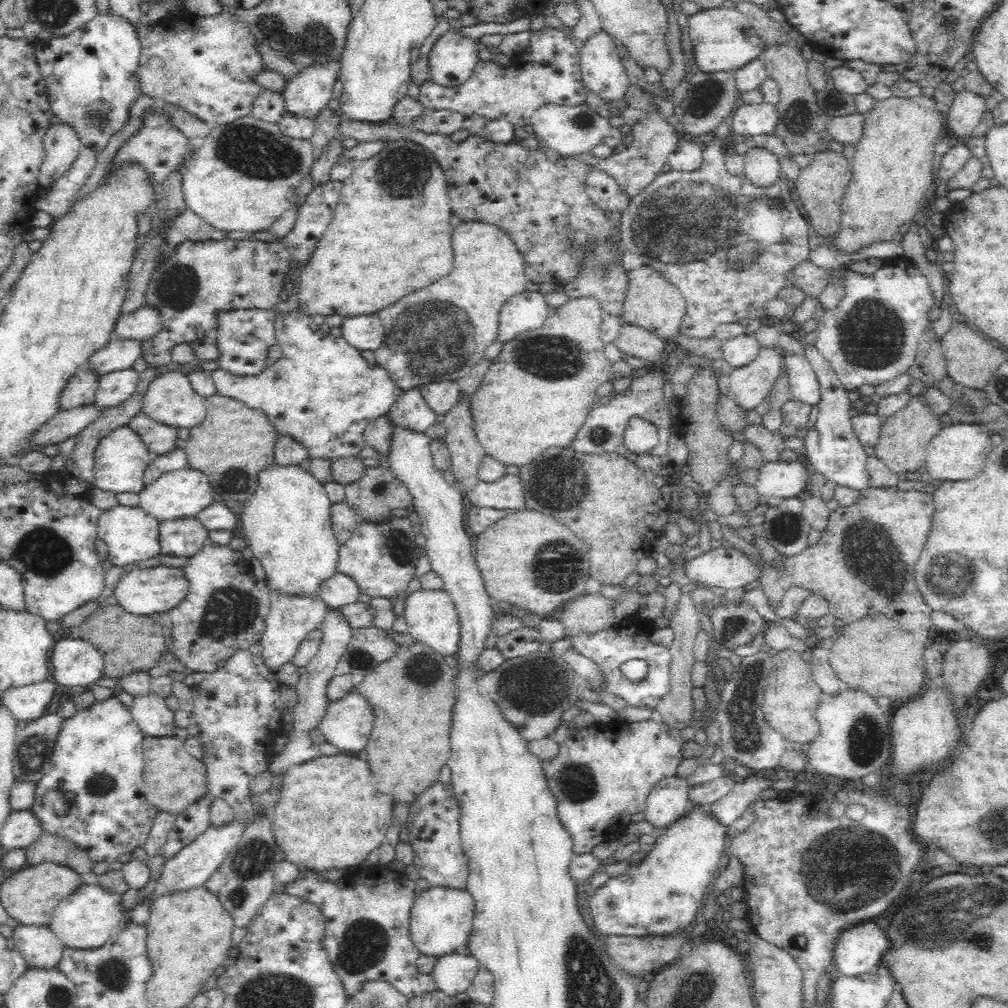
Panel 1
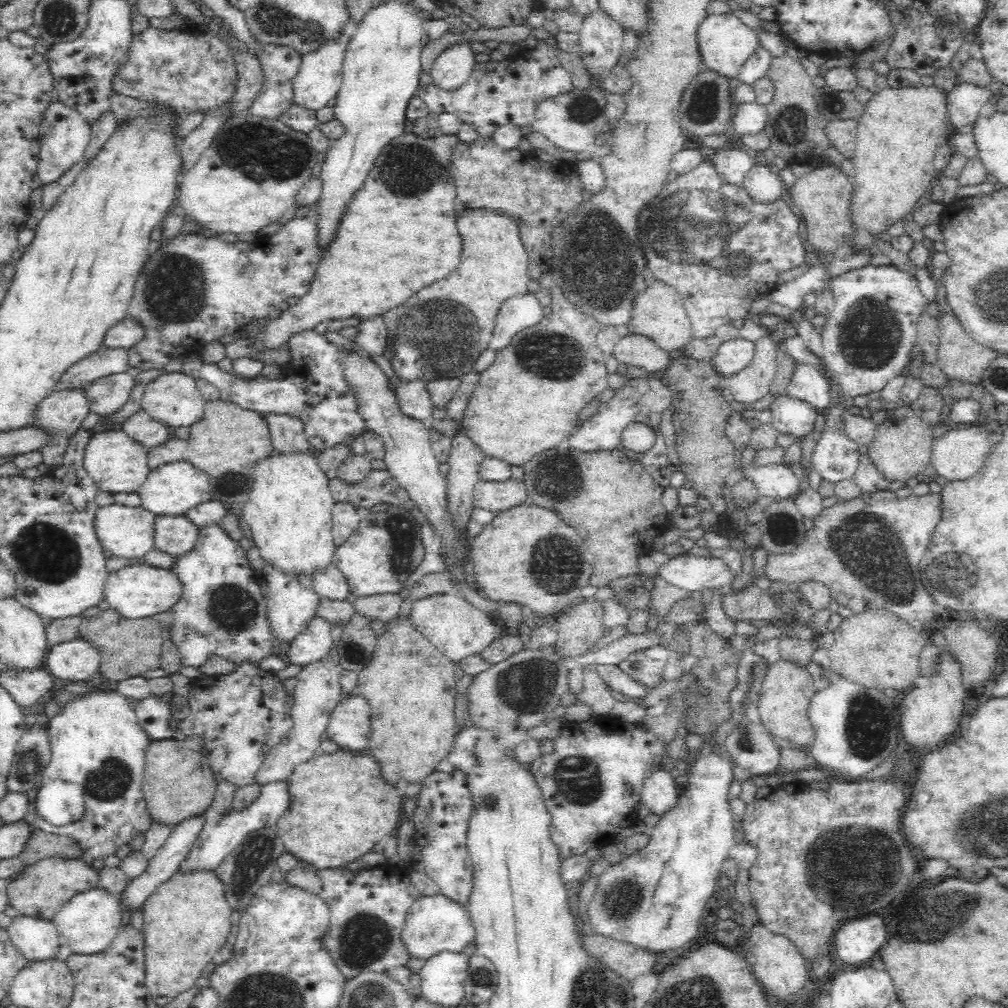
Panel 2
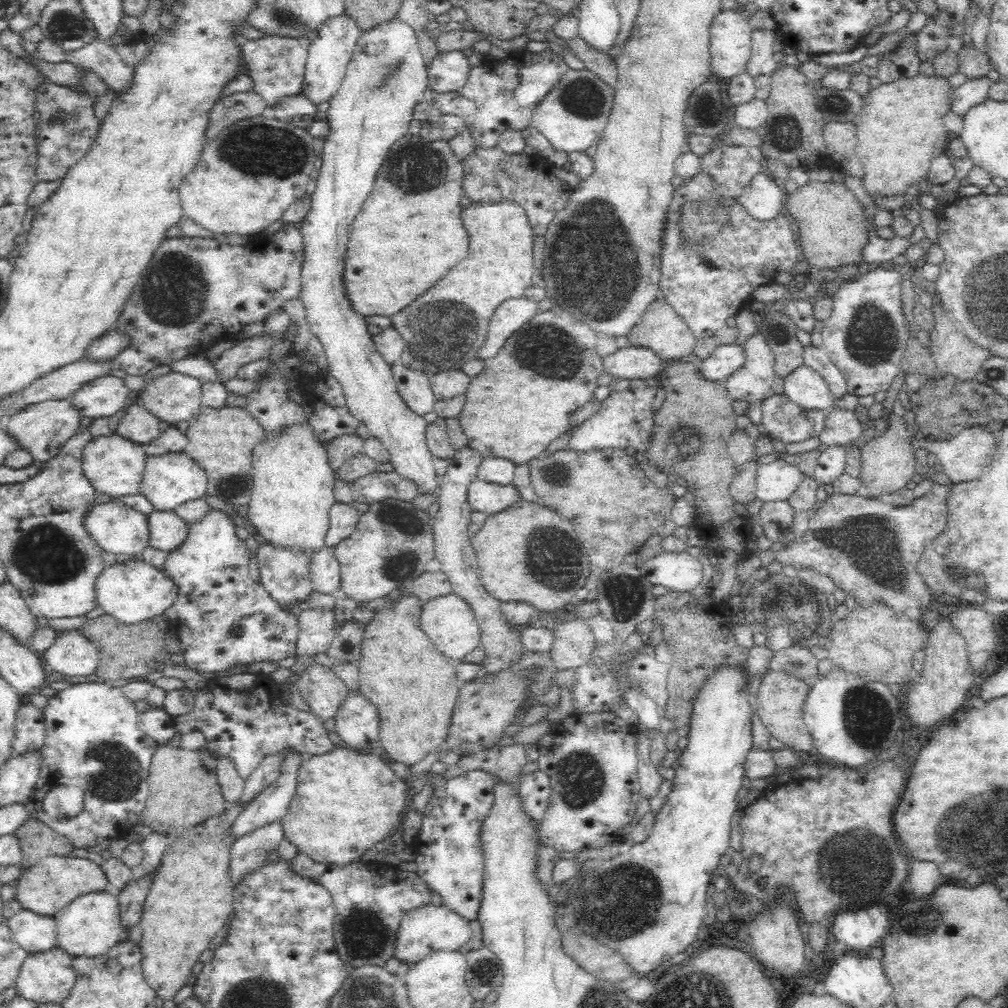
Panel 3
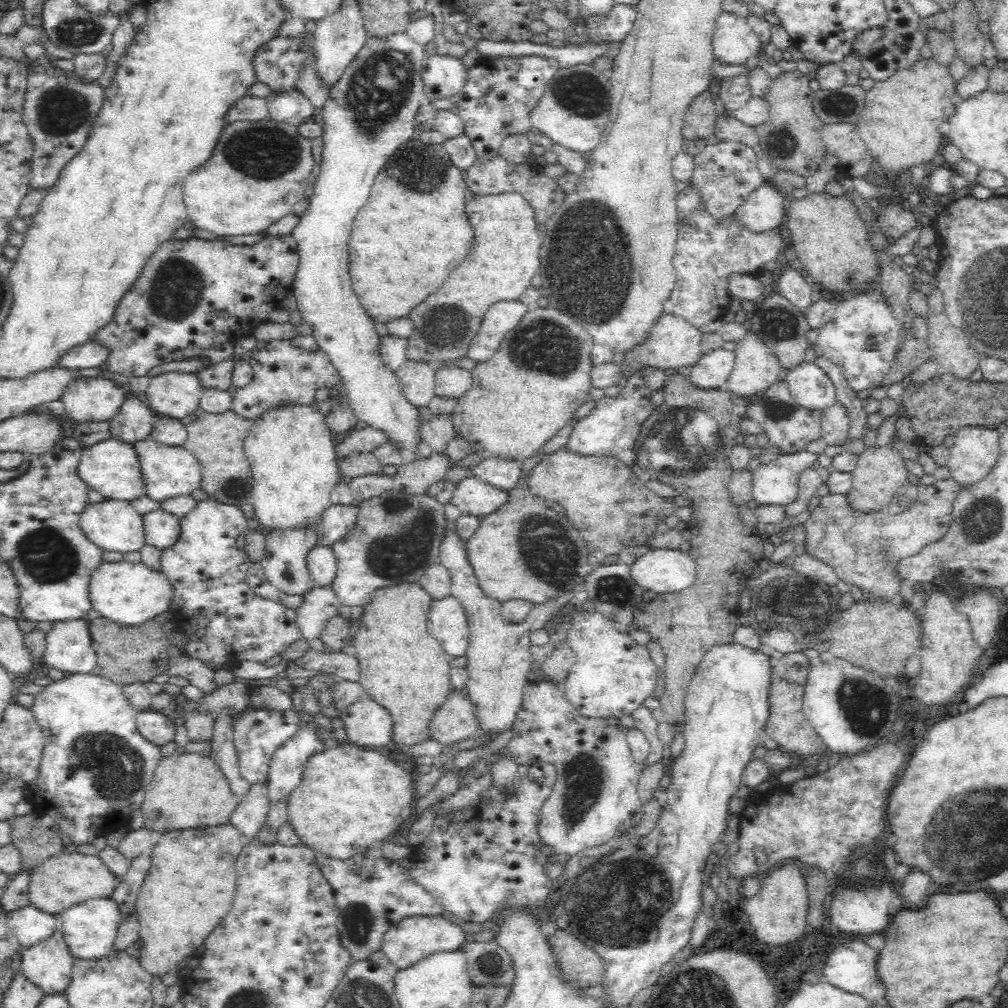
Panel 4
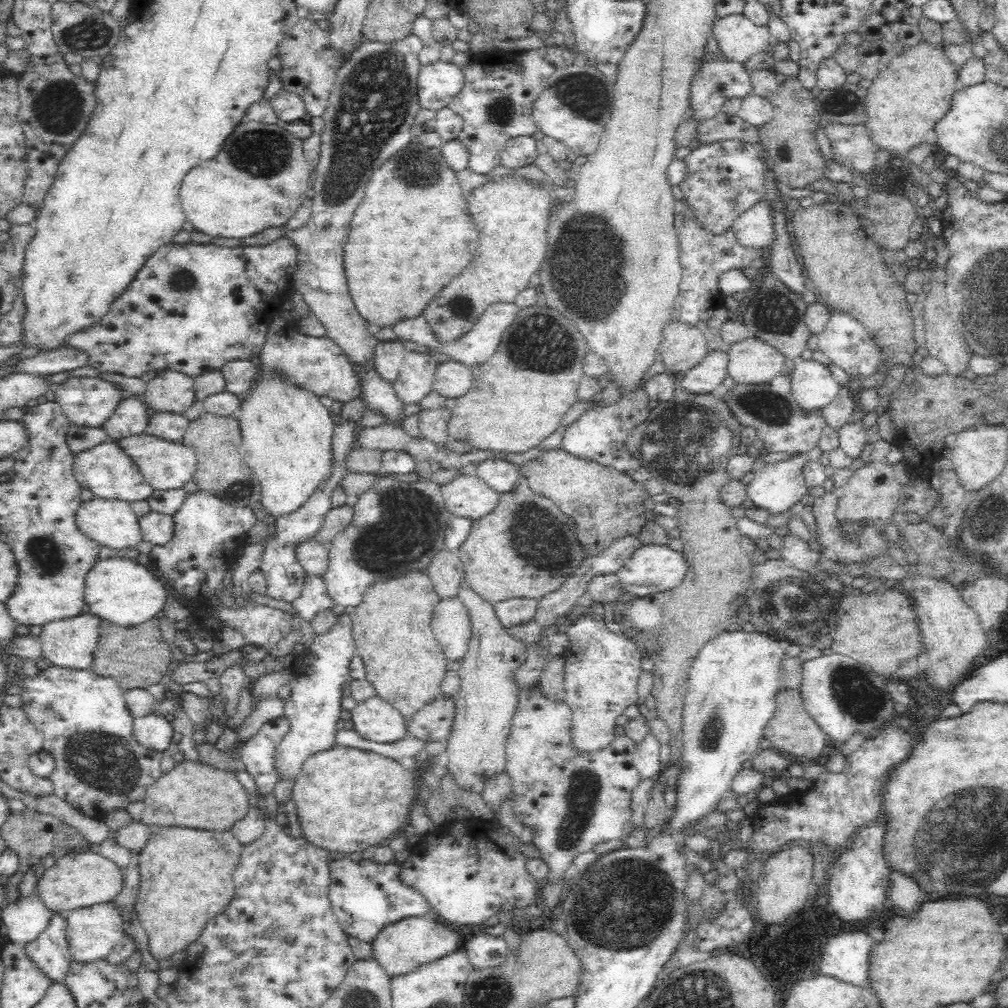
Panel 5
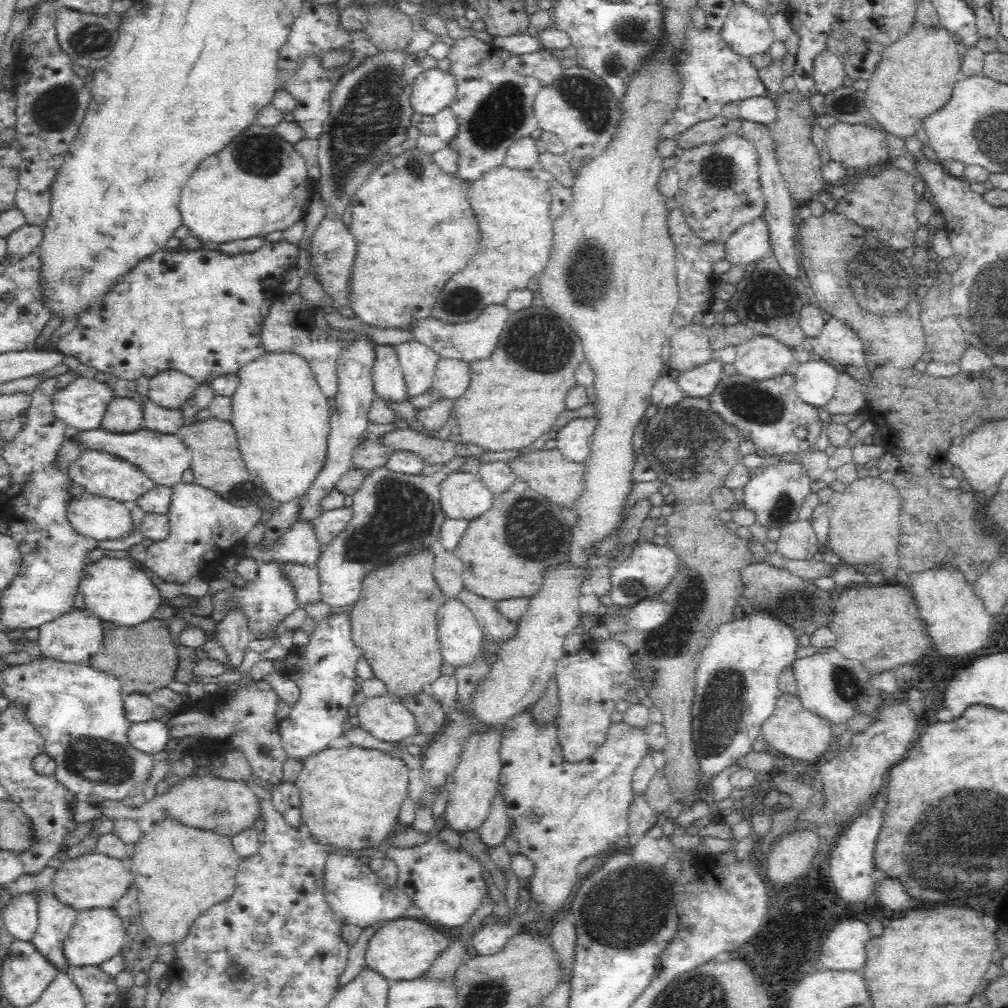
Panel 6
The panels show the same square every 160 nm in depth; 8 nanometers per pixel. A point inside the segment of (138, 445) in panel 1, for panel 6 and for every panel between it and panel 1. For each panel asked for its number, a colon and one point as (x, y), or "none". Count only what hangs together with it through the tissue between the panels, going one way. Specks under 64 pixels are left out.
2: (117, 463)
3: (114, 466)
4: (111, 466)
5: (104, 469)
6: (100, 473)

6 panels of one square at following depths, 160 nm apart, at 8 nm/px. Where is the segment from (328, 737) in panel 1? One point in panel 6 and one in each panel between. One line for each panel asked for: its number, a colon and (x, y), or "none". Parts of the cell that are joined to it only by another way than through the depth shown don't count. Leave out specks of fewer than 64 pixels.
2: (350, 725)
3: (357, 722)
4: (366, 722)
5: (375, 719)
6: (389, 720)

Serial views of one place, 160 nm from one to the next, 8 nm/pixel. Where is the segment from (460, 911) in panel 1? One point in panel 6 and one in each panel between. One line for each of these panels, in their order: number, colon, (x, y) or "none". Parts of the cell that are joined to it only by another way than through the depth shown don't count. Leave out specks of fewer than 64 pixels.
2: (434, 923)
3: (422, 931)
4: (416, 937)
5: (402, 946)
6: (403, 948)

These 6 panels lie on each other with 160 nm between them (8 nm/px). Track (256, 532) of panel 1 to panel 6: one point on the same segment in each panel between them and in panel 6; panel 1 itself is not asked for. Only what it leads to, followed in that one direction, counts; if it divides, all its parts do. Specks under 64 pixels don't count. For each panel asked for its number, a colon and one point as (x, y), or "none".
2: (290, 510)
3: (293, 490)
4: (290, 449)
5: (286, 433)
6: (281, 416)

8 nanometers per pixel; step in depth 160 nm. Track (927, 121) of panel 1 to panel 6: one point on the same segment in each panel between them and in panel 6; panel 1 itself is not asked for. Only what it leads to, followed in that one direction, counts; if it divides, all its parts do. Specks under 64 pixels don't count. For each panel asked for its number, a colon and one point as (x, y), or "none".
2: (900, 129)
3: (900, 131)
4: (900, 127)
5: (906, 99)
6: (915, 75)

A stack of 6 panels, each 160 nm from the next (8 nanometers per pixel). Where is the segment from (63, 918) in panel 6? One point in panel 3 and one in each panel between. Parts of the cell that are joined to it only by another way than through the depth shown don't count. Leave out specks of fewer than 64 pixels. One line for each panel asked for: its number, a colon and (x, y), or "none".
3: (47, 976)
4: (48, 963)
5: (49, 950)

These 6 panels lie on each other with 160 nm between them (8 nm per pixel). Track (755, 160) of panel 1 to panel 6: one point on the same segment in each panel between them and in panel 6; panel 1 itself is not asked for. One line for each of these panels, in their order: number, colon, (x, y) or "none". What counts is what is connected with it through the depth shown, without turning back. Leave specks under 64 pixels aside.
2: (762, 184)
3: (764, 199)
4: (762, 212)
5: (753, 230)
6: (751, 242)

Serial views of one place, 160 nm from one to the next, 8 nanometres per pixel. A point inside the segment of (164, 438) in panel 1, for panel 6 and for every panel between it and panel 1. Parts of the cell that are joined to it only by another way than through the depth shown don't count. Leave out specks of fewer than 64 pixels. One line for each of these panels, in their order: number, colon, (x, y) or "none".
2: (140, 426)
3: (137, 424)
4: (133, 422)
5: (130, 417)
6: (122, 415)

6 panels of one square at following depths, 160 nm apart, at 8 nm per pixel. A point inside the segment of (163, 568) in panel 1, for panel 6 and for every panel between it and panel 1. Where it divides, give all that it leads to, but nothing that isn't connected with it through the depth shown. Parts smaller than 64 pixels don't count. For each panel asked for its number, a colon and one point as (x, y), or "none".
2: (139, 591)
3: (133, 592)
4: (130, 594)
5: (121, 590)
6: (115, 589)

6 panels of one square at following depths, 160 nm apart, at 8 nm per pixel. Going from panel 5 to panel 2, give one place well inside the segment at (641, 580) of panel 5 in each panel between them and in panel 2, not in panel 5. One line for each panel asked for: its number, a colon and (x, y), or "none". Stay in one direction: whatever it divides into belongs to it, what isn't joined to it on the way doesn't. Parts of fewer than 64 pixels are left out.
2: (688, 572)
3: (678, 571)
4: (659, 570)

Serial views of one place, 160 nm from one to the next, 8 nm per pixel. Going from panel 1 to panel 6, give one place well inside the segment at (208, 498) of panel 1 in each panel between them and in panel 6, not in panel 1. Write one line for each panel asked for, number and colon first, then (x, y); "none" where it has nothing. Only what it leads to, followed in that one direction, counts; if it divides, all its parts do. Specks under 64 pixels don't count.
2: (172, 488)
3: (169, 479)
4: (168, 471)
5: (164, 464)
6: (164, 457)

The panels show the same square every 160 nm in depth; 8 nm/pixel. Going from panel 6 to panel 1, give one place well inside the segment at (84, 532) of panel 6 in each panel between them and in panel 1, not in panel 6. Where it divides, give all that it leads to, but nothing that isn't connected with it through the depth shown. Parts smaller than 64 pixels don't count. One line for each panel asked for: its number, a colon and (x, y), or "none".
1: (132, 535)
2: (128, 532)
3: (116, 527)
4: (113, 525)
5: (112, 523)

